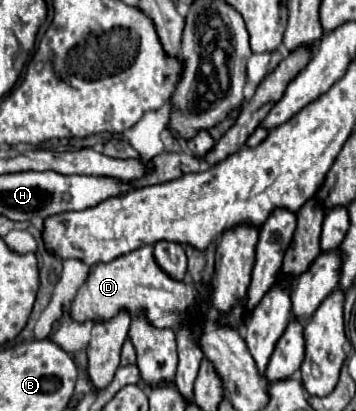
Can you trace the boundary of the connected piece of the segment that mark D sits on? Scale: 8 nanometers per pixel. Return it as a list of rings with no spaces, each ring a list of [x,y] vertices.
[[[145,245],[109,263],[97,263],[71,305],[71,317],[79,323],[103,321],[115,317],[121,309],[129,313],[139,313],[143,309],[155,327],[173,327],[181,325],[185,313],[193,307],[197,307],[197,289],[167,277],[167,273],[155,265],[153,245]]]

